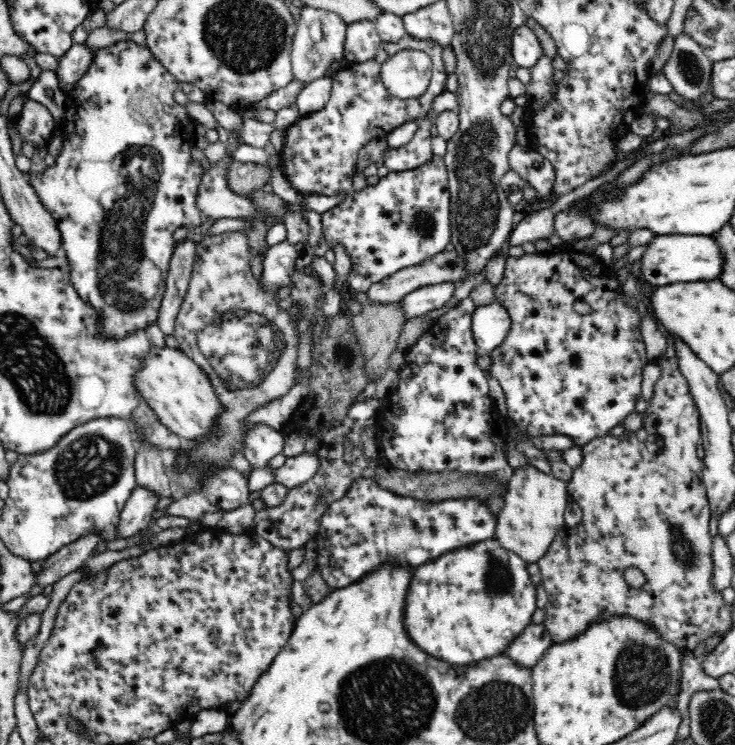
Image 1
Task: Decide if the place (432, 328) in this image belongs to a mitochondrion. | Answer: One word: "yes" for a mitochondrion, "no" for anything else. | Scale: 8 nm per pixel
no

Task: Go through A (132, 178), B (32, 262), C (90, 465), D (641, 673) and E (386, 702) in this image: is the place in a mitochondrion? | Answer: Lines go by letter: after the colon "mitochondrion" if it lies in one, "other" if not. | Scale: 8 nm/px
A: mitochondrion
B: other
C: mitochondrion
D: mitochondrion
E: mitochondrion

